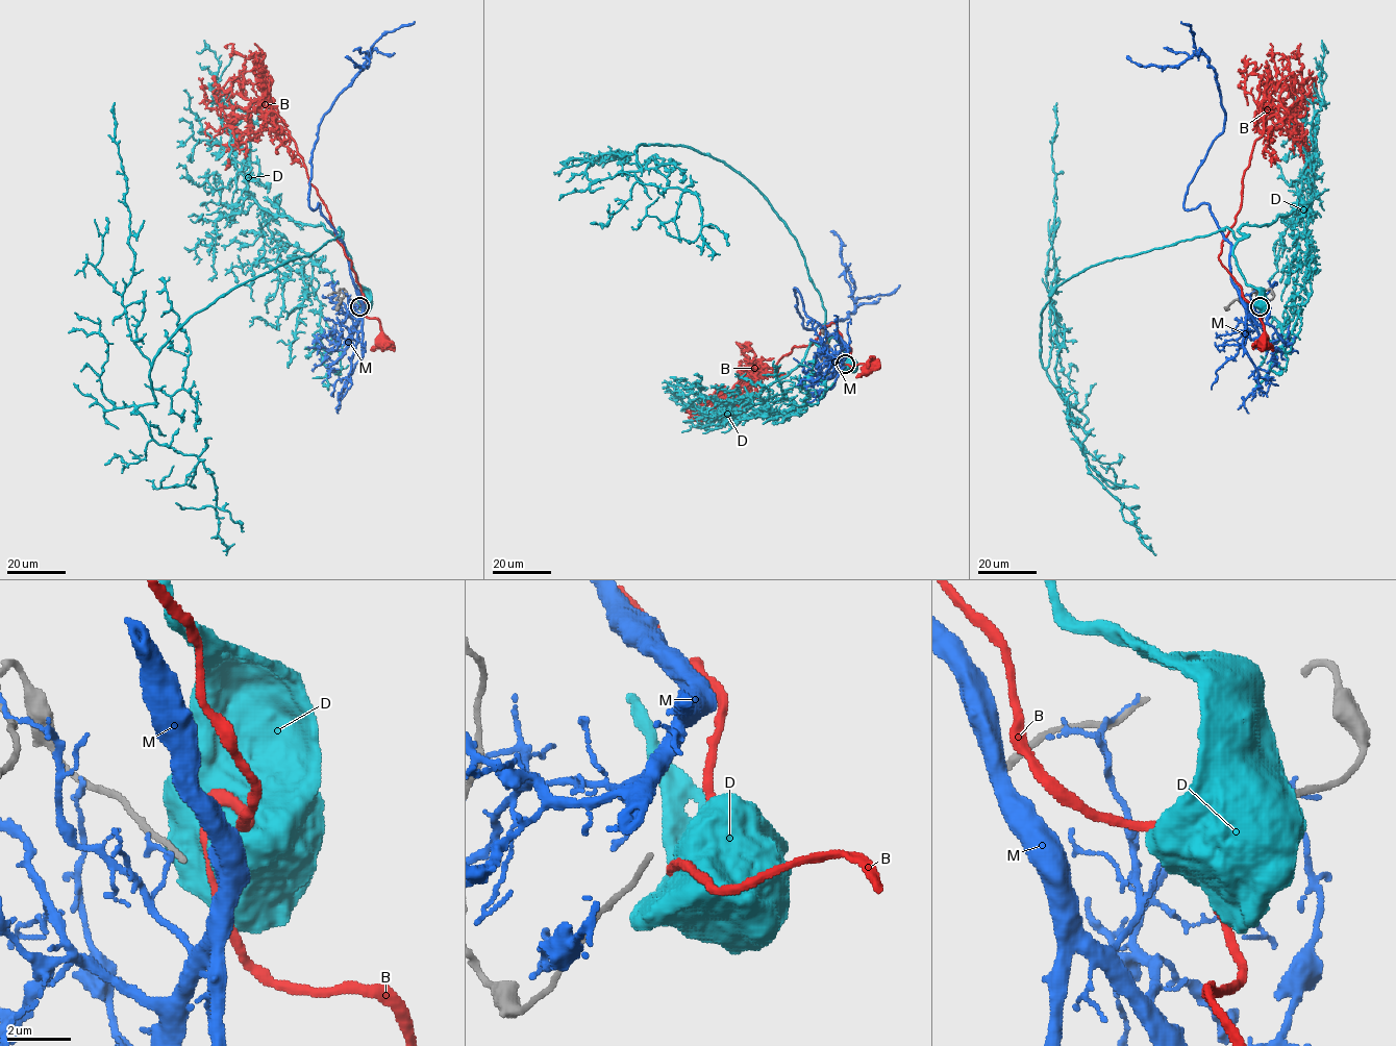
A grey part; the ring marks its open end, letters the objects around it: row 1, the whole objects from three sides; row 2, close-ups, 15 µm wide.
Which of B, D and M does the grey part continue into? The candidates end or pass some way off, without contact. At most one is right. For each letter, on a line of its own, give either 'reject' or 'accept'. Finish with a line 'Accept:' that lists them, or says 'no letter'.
B: reject
D: reject
M: reject
Accept: no letter

